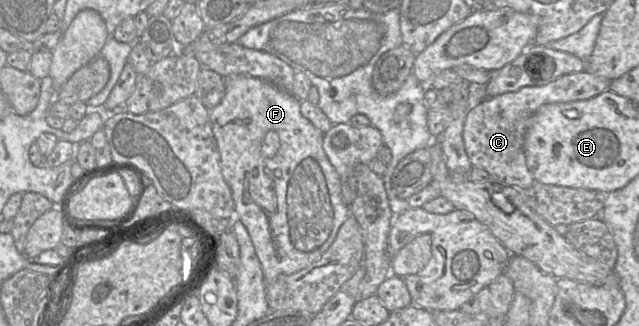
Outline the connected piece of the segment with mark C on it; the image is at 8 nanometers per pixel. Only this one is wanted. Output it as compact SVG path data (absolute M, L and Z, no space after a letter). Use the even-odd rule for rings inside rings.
M586 69L562 75L543 86L526 86L515 92L486 98L469 110L464 122L463 141L472 166L487 171L492 182L497 184L529 188L535 179L526 164L524 141L532 116L545 104L587 100L609 89L609 85L609 80Z

